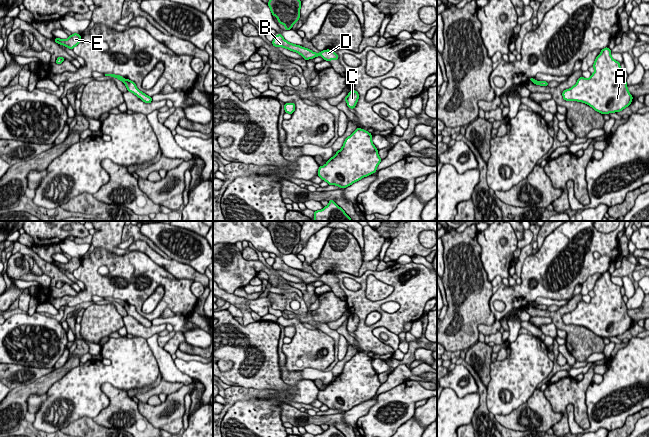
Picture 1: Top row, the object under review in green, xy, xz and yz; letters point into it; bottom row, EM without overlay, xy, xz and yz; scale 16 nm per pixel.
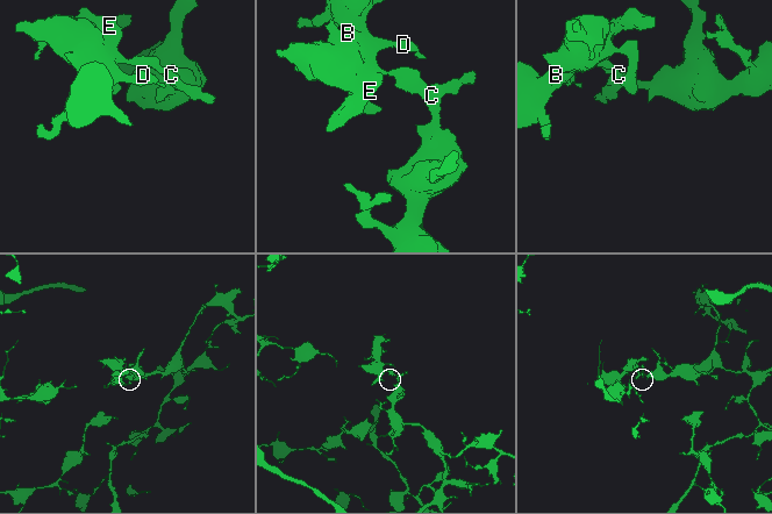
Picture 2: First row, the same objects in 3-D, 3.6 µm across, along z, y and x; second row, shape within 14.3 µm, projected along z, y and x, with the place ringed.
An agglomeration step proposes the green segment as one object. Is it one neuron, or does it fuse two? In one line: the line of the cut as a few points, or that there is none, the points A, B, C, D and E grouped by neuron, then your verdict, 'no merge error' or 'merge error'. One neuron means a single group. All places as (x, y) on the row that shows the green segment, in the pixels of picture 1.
cut xy (125, 79), (123, 81); groups A C / B D E; merge error

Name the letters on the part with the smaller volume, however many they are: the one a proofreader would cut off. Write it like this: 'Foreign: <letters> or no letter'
Foreign: B, D, E

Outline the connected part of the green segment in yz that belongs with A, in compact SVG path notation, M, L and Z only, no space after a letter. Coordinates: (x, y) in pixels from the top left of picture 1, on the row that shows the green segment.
M609 47L601 50L601 53L595 59L593 67L595 71L589 79L581 76L574 86L562 92L563 99L565 101L572 100L586 103L601 114L617 113L629 106L633 96L627 89L628 86L620 63L611 57Z

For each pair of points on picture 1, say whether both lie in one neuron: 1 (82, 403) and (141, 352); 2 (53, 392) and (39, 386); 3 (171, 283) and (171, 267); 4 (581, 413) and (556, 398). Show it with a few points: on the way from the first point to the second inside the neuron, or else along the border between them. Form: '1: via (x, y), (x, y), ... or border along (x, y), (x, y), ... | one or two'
1: via (92, 387), (105, 374), (119, 374), (125, 368) | one
2: border along (65, 374), (45, 392) | two
3: border along (152, 260), (177, 278), (190, 278), (194, 280) | two
4: via (578, 406), (570, 398), (563, 398) | one

